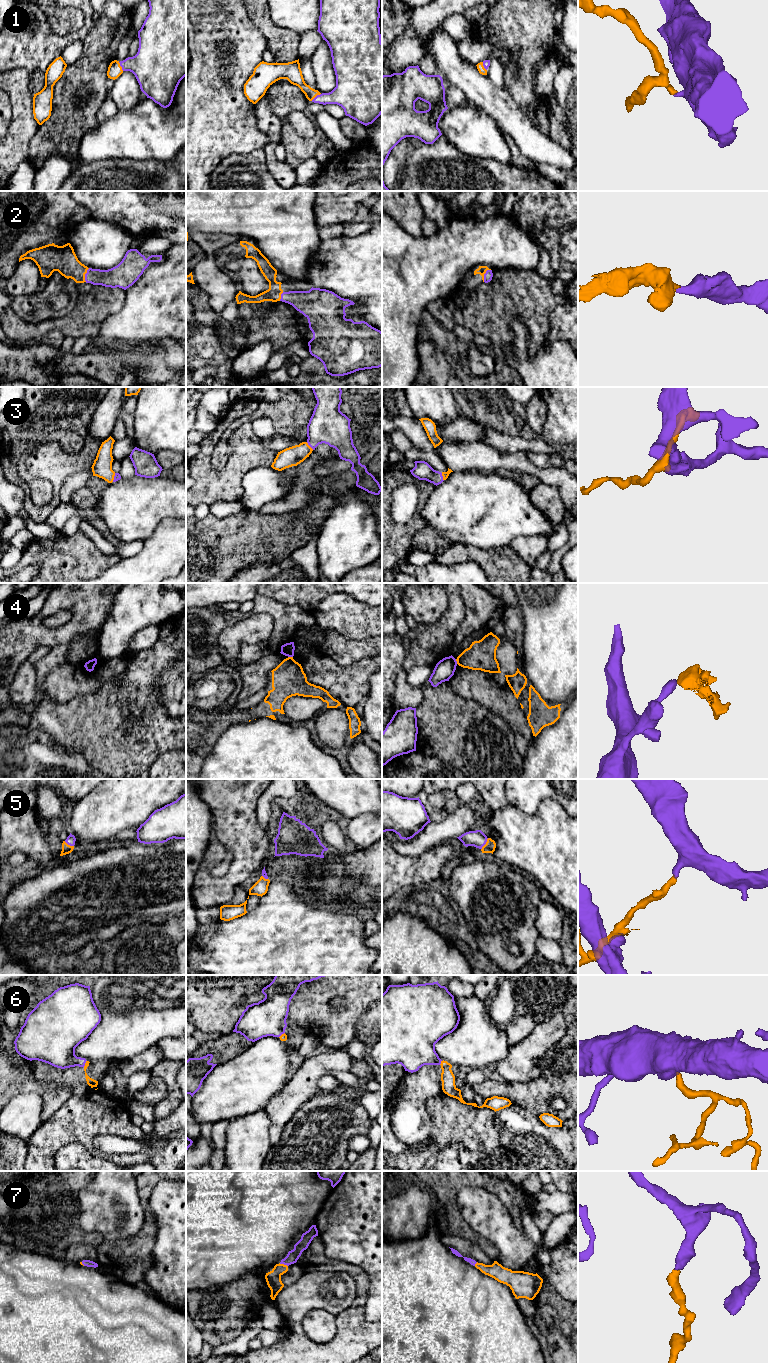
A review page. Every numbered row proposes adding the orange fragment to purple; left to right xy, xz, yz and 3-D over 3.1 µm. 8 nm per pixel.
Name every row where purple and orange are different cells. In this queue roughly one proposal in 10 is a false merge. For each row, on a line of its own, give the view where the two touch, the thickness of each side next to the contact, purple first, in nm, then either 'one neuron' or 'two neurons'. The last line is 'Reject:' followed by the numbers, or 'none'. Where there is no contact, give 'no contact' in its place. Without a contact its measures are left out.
1: meets purple in xz; 220 nm thick on the purple side, 130 nm on the other; one neuron
2: meets purple in yz; 70 nm thick on the purple side, 70 nm on the other; one neuron
3: meets purple in xz; 300 nm thick on the purple side, 160 nm on the other; one neuron
4: meets purple in xz; 100 nm thick on the purple side, 280 nm on the other; two neurons
5: meets purple in yz; 140 nm thick on the purple side, 90 nm on the other; one neuron
6: meets purple in xy; 280 nm thick on the purple side, 70 nm on the other; one neuron
7: meets purple in xz; 90 nm thick on the purple side, 130 nm on the other; one neuron
Reject: 4

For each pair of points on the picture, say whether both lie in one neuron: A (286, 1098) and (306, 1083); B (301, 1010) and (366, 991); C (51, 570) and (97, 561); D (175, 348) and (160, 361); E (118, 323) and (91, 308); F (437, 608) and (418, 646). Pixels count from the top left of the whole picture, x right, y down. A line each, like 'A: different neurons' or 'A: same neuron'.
A: same neuron
B: same neuron
C: same neuron
D: different neurons
E: different neurons
F: different neurons

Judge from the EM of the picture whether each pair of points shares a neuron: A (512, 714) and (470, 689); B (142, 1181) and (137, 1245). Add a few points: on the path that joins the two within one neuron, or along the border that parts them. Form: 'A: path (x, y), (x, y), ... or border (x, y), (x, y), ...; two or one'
A: path (502, 704), (487, 689), (480, 689); one
B: path (144, 1197), (144, 1203), (150, 1214), (149, 1229); one

